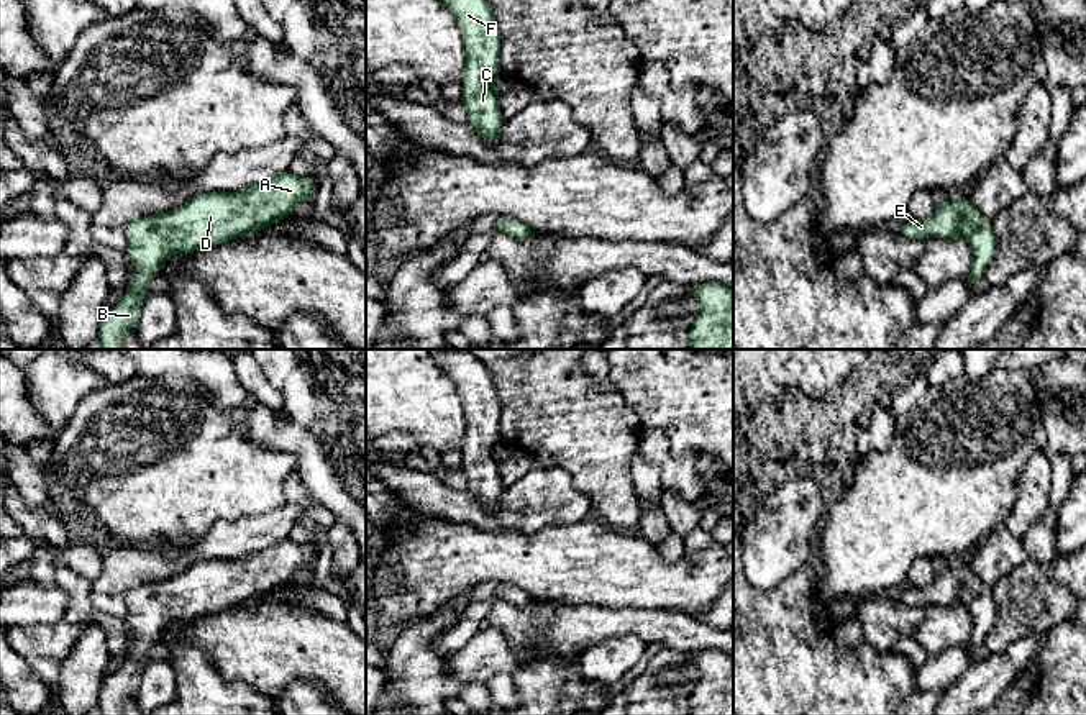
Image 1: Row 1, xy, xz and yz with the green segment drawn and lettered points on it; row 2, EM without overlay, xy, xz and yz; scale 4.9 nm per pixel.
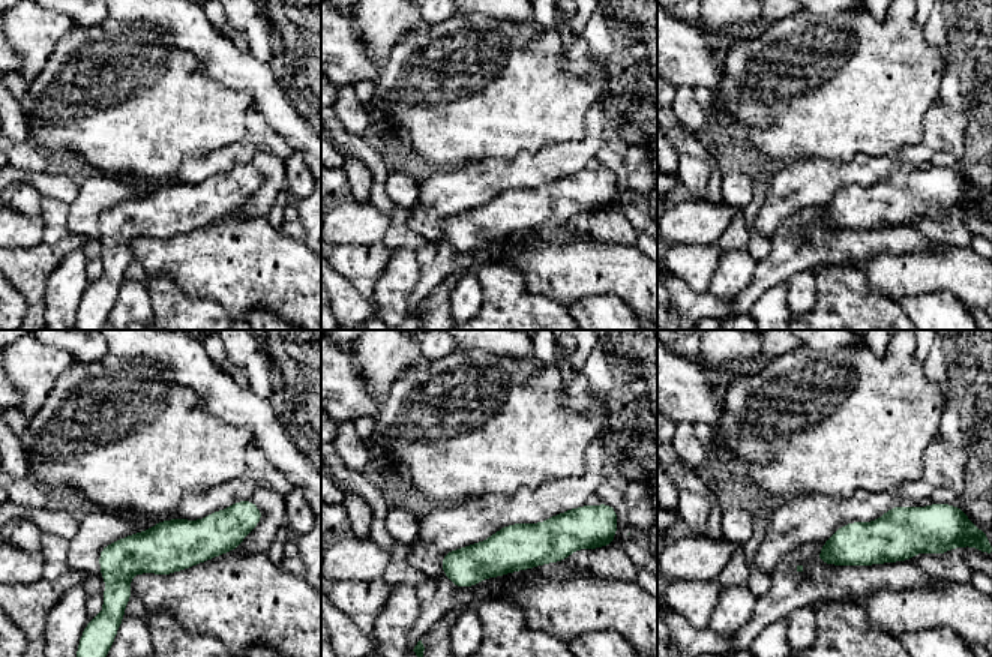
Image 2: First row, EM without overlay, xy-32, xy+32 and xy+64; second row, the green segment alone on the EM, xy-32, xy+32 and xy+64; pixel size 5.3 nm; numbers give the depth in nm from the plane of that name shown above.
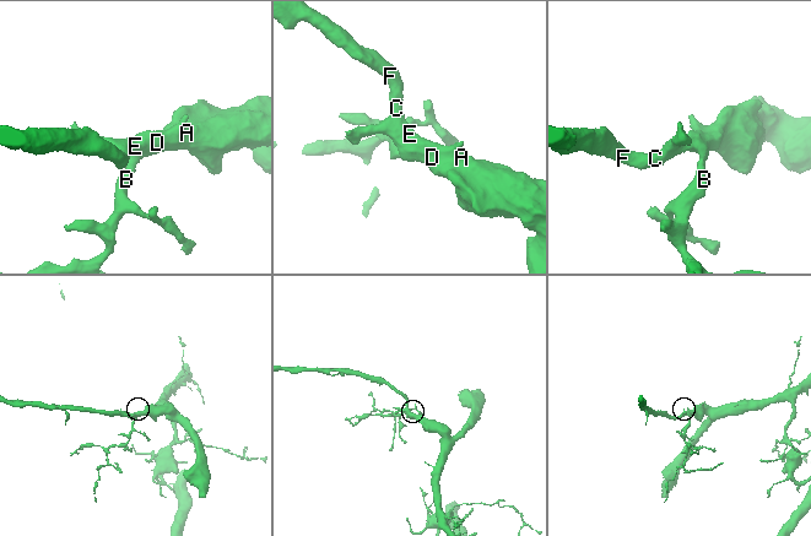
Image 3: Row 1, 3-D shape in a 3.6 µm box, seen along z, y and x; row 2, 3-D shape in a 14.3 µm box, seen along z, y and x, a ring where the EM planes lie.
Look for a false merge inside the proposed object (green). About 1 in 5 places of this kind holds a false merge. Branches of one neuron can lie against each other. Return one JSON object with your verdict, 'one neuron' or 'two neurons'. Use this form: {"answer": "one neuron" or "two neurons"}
{"answer": "one neuron"}

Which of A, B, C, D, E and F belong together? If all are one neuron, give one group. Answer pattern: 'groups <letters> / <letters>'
groups A B C D E F

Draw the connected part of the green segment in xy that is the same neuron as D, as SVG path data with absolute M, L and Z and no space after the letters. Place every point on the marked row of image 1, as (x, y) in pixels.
M290 171L269 177L264 182L253 184L236 192L203 192L190 197L184 205L138 218L126 226L126 261L139 267L131 272L131 282L123 298L107 310L100 321L98 343L103 349L120 349L125 336L136 328L144 302L146 285L162 272L162 264L172 254L190 254L200 249L213 248L236 238L256 235L287 220L294 208L310 198L313 202L318 182L312 177L300 177Z

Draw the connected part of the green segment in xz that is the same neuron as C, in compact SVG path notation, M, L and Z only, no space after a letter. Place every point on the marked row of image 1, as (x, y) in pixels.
M440 0L454 16L463 34L466 66L463 72L461 103L468 108L468 126L474 130L482 141L494 143L505 120L499 107L495 79L500 75L500 36L487 0Z

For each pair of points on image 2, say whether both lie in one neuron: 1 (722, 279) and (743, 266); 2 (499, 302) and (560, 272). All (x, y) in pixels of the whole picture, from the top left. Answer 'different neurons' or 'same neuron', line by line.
1: same neuron
2: different neurons

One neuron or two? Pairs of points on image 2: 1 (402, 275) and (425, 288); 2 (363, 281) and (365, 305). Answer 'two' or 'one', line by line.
1: two
2: two

